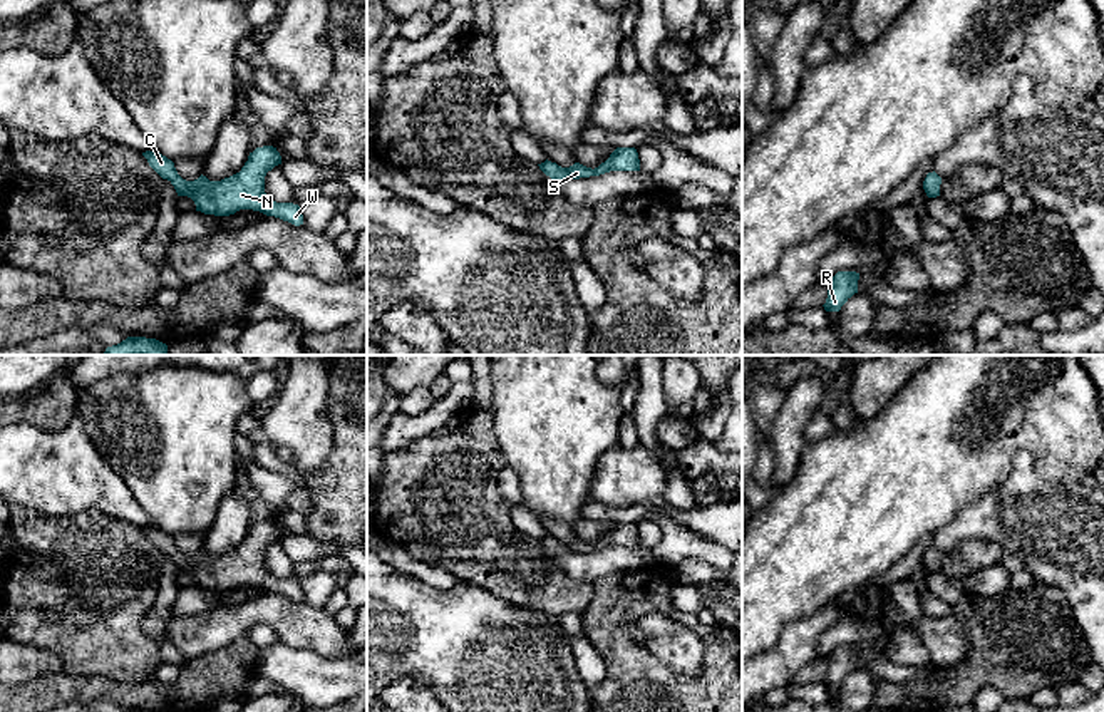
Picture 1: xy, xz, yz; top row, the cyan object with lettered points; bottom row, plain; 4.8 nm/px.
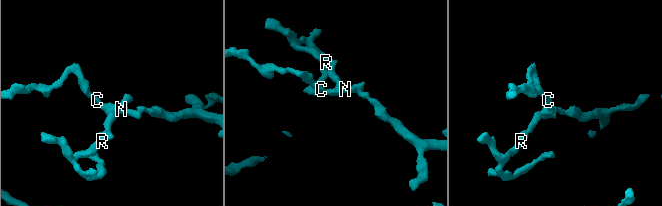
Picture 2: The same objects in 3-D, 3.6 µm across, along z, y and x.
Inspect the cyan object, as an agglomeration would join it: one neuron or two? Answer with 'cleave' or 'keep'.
keep

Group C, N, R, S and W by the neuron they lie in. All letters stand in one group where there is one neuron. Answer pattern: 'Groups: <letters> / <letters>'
Groups: C N R S W

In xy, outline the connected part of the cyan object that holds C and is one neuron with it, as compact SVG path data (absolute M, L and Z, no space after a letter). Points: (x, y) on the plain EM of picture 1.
M273 521L256 523L240 548L221 556L209 556L203 549L194 556L186 556L178 549L174 538L161 528L146 526L142 531L163 555L174 561L178 571L188 571L194 576L196 586L230 591L240 585L253 585L295 601L303 600L298 580L276 578L265 568L266 548L281 539L281 531Z

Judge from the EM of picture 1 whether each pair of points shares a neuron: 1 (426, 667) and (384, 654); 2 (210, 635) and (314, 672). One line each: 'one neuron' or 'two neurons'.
1: one neuron
2: two neurons

